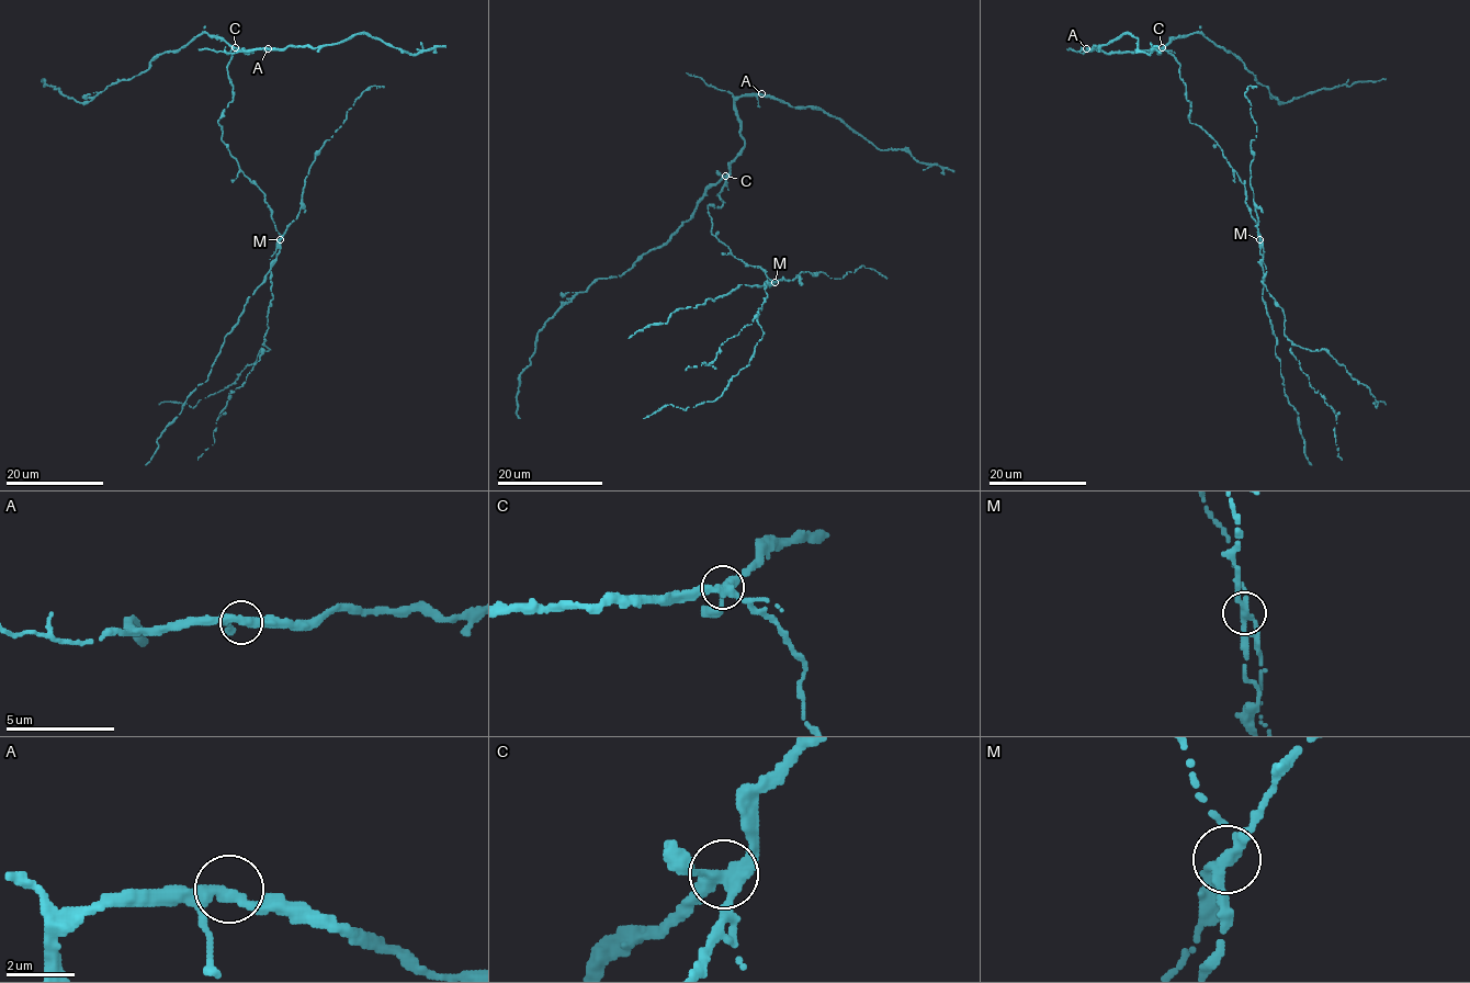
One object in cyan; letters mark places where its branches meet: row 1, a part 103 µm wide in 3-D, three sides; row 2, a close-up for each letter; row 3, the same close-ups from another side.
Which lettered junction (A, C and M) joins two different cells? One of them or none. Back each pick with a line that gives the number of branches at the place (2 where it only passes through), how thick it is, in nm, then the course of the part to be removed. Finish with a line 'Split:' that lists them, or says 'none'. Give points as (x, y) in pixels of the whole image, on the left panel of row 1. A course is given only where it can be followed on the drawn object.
M: branches 4; calibre 280 nm; course (280, 239), (276, 260), (224, 339), (206, 381), (190, 395), (157, 441), (158, 449), (145, 465)
Split: M

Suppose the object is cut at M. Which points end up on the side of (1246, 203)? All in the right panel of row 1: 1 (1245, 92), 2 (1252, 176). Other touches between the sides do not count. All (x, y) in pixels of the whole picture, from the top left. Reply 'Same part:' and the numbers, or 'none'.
Same part: none

